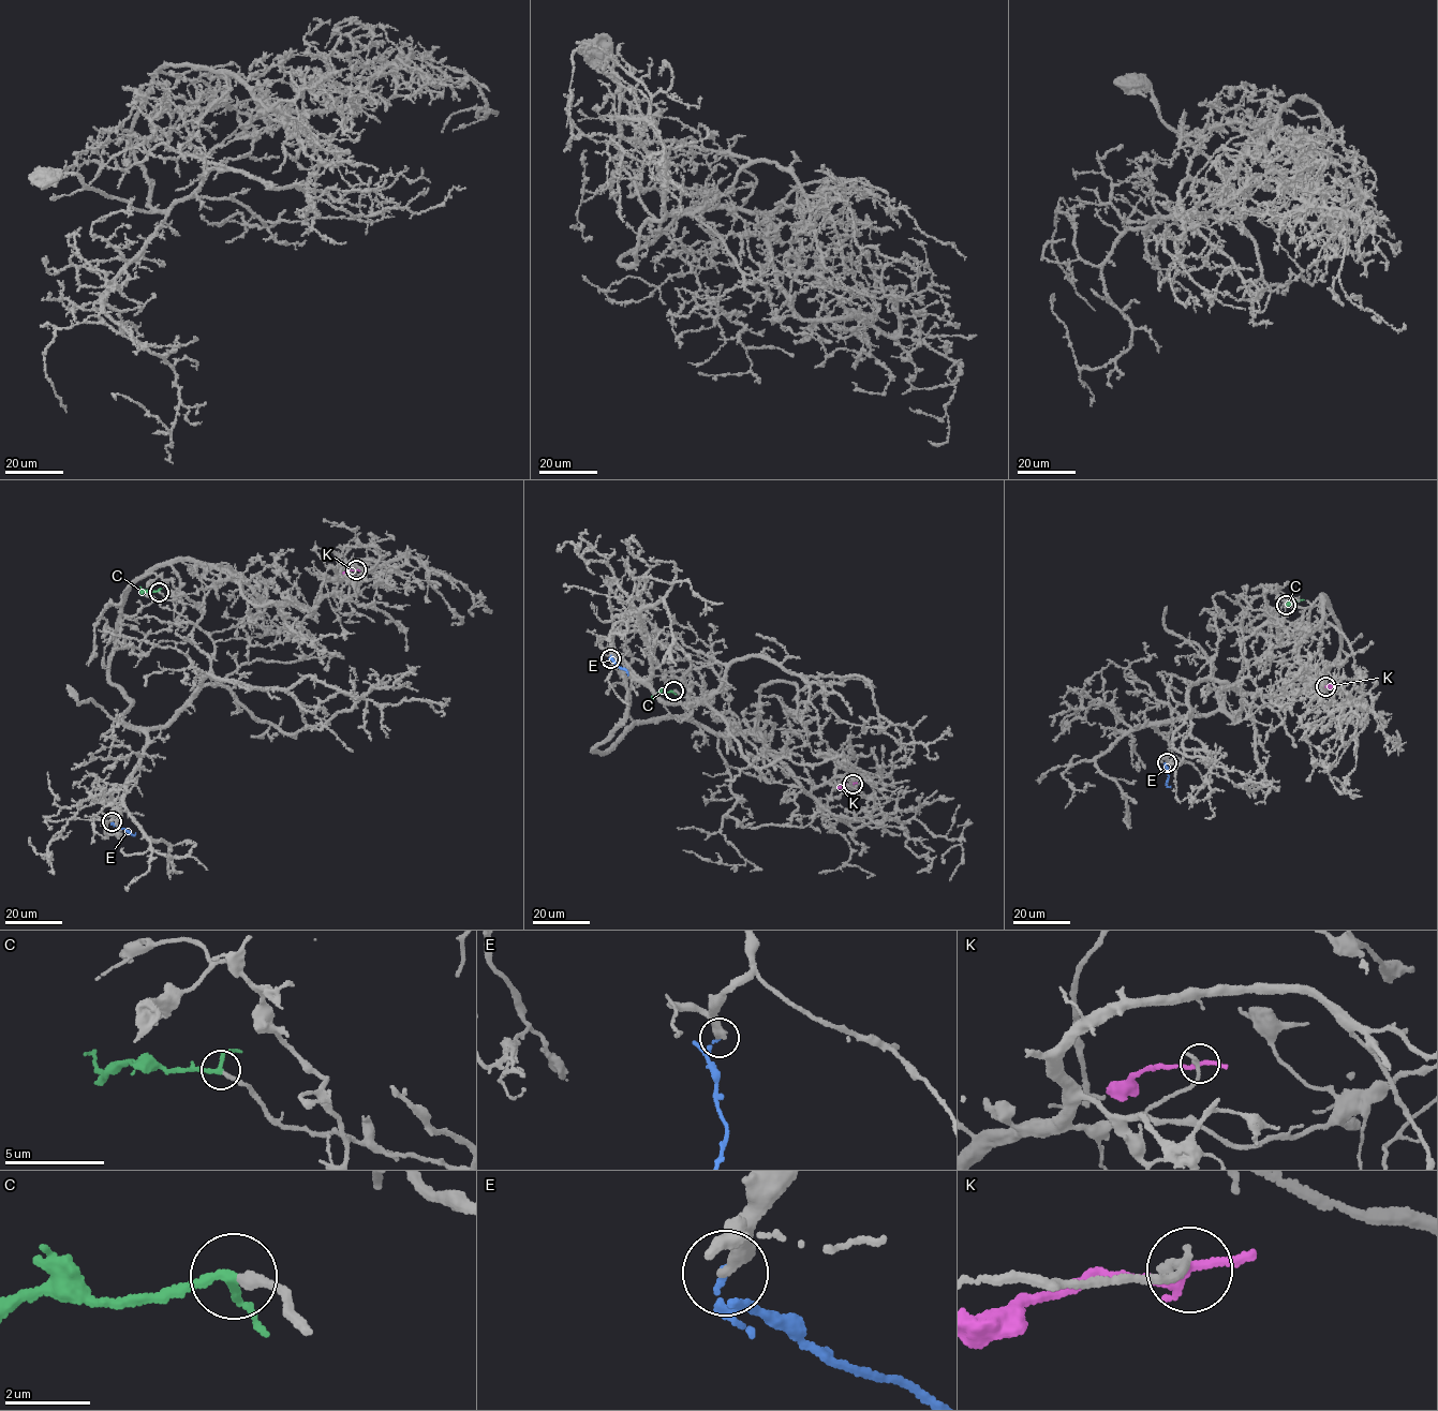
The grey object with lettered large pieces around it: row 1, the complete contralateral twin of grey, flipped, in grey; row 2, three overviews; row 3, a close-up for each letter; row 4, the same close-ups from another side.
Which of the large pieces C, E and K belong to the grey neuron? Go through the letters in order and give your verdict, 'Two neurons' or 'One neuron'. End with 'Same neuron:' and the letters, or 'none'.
C: One neuron
E: Two neurons
K: Two neurons
Same neuron: C

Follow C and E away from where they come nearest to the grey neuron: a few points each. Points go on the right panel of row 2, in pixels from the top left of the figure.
C: (1286, 605), (1291, 600), (1303, 599)
E: (1167, 762), (1166, 783), (1170, 786)

